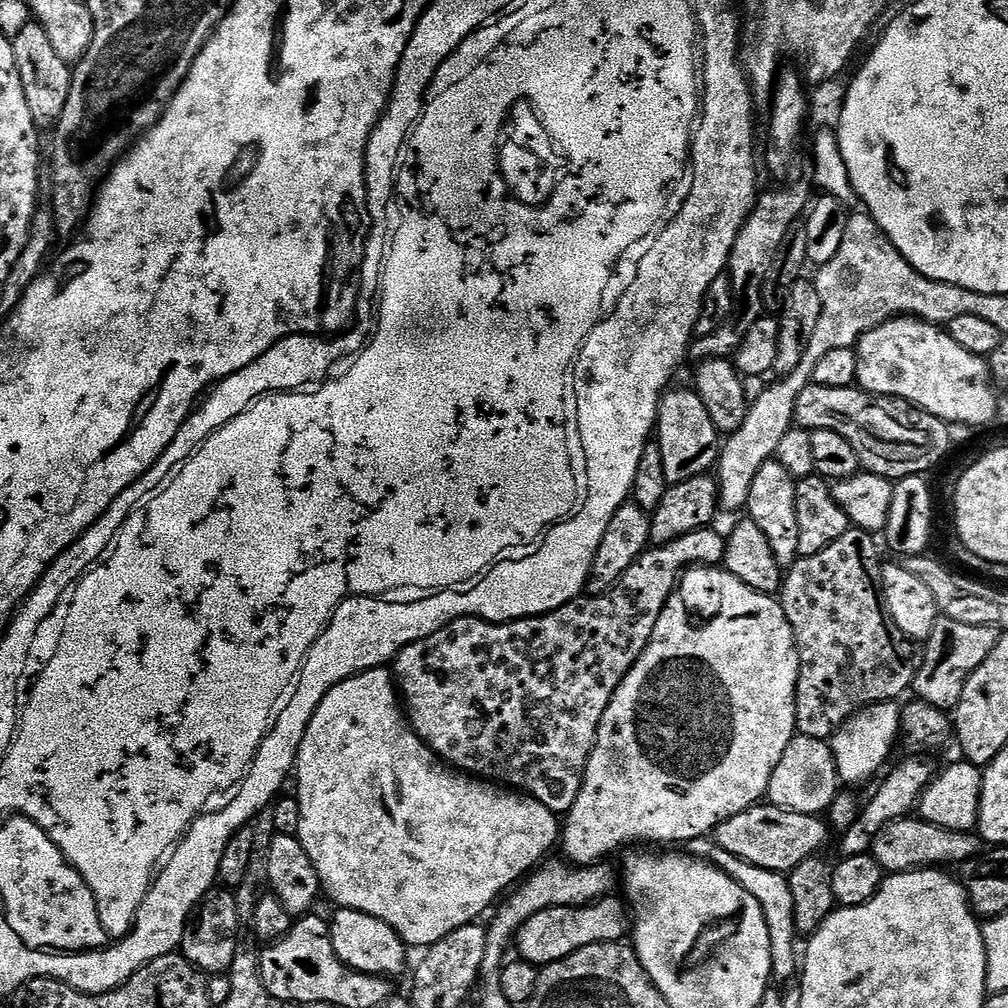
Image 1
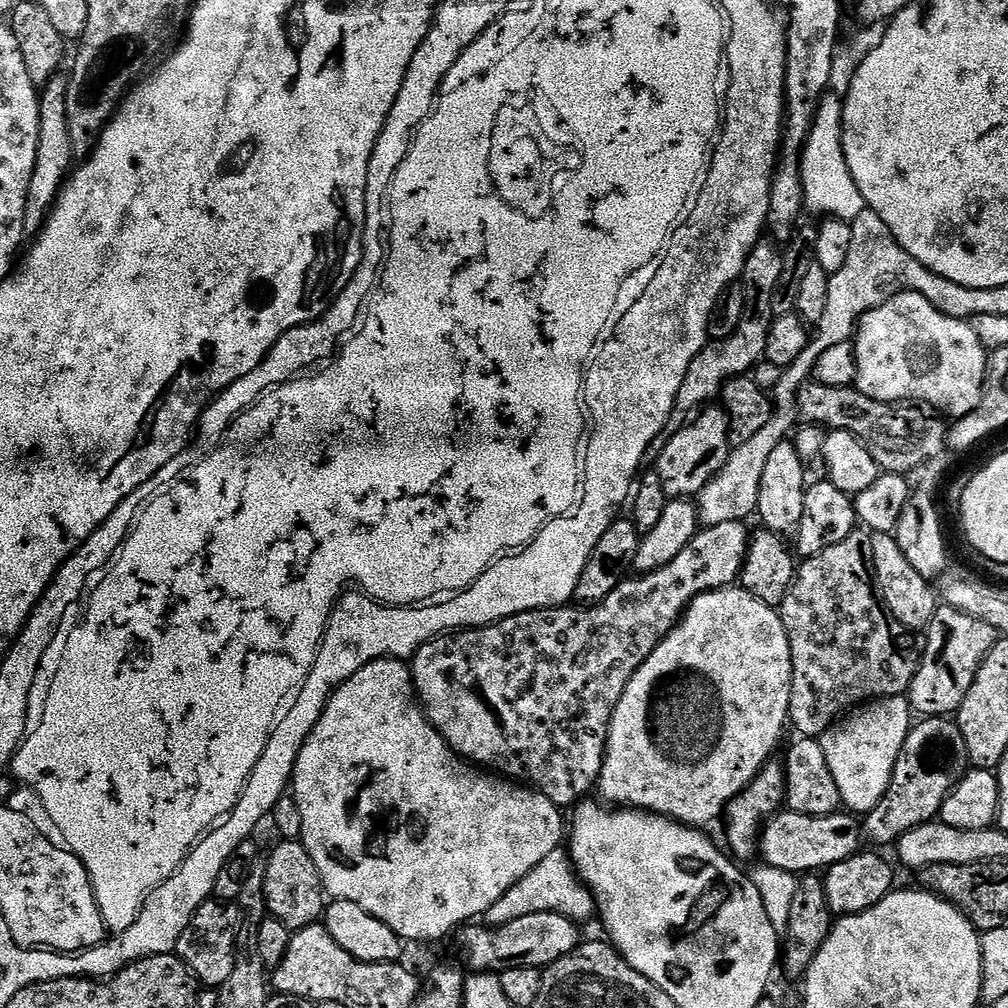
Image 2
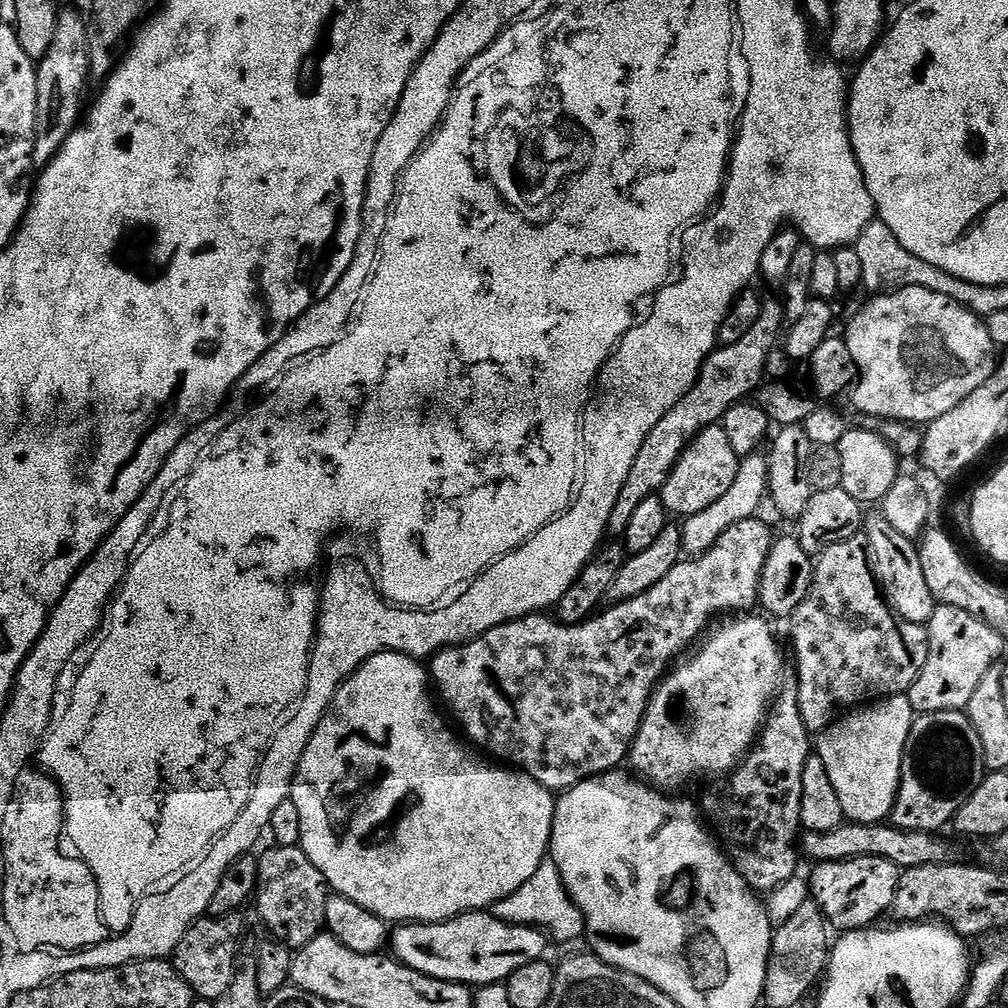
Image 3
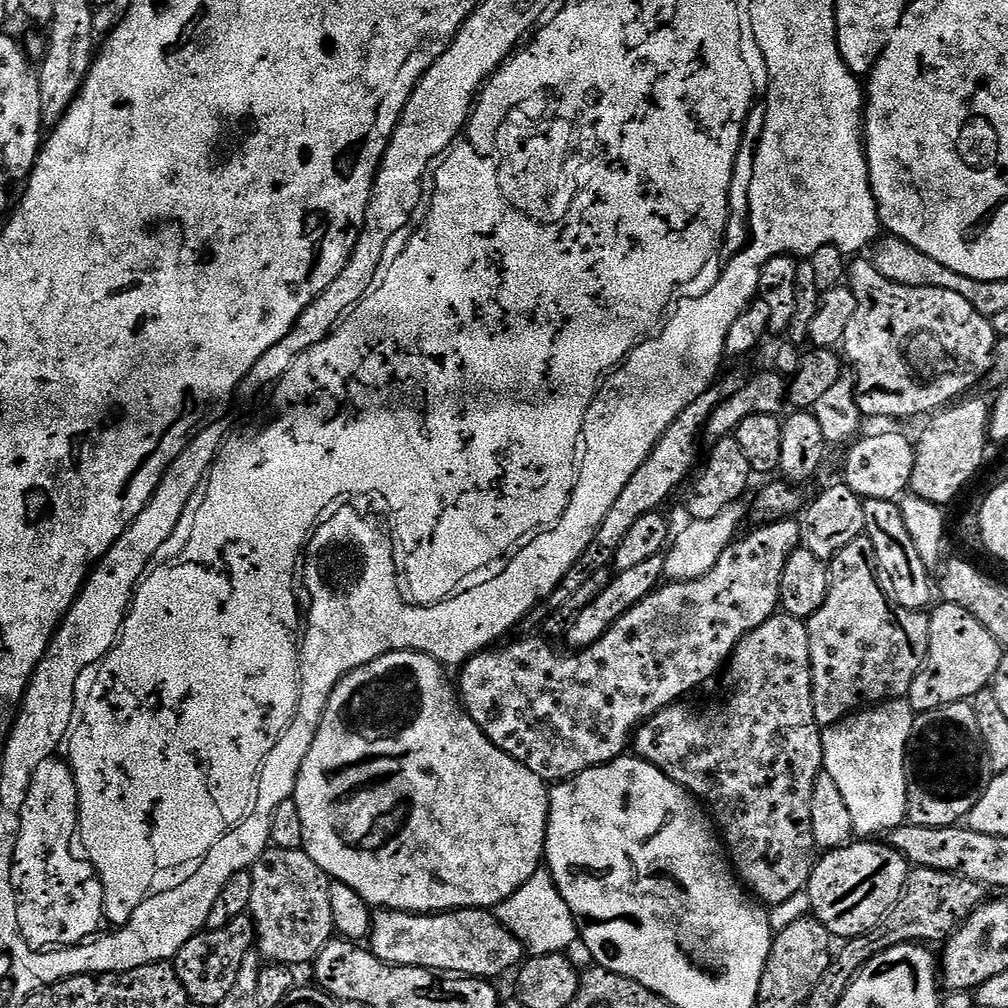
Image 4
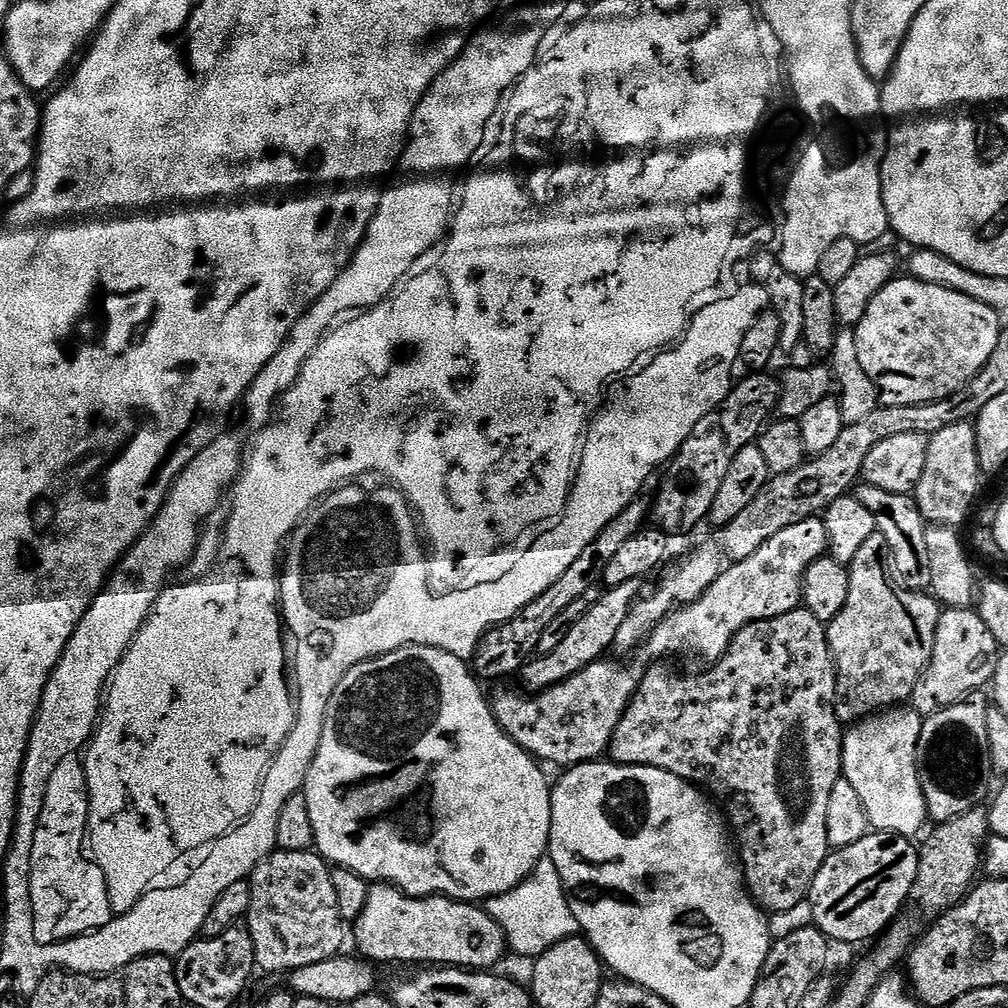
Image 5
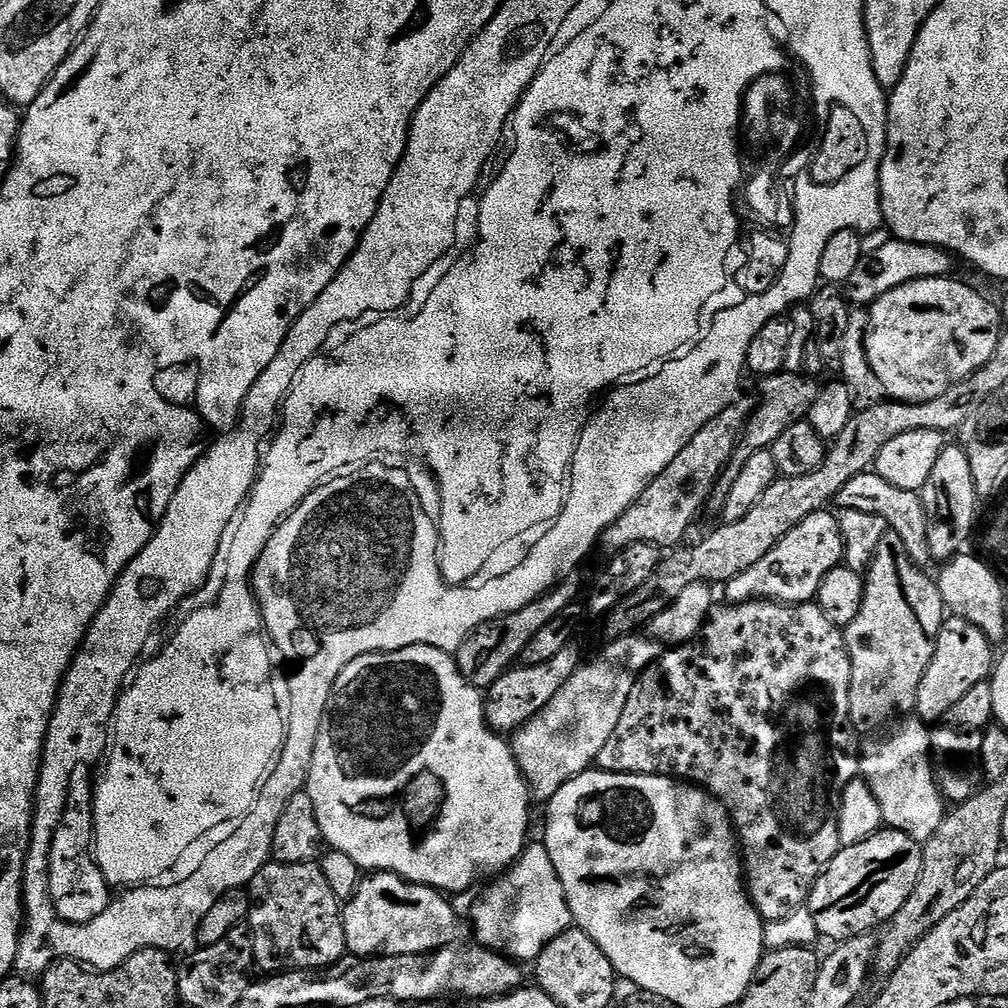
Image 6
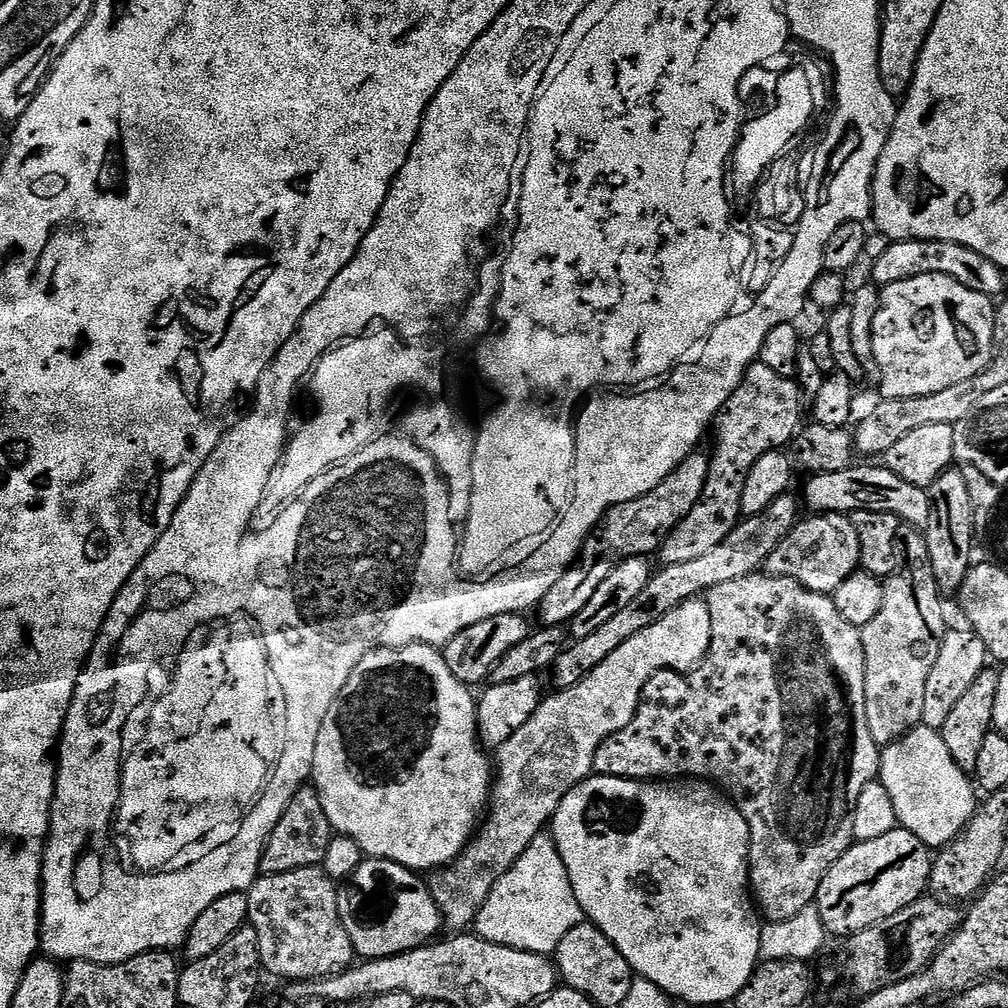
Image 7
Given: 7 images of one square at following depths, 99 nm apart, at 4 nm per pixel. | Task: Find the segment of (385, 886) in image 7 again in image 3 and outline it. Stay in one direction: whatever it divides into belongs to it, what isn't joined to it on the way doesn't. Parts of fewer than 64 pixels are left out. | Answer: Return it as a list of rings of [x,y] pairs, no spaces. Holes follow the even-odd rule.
[[[491,911],[463,912],[440,924],[402,924],[391,933],[390,948],[395,959],[430,978],[455,984],[483,986],[506,982],[514,970],[545,959],[550,940],[538,928],[508,924]]]

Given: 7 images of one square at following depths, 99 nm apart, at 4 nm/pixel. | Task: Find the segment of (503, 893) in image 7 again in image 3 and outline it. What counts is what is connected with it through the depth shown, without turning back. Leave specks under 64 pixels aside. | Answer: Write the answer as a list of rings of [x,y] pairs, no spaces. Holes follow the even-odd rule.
[[[545,858],[538,870],[534,870],[534,878],[530,878],[530,882],[522,882],[522,886],[514,890],[514,894],[499,900],[492,905],[490,911],[492,915],[508,924],[525,924],[531,928],[538,928],[553,941],[576,940],[579,936],[581,939],[585,935],[584,916],[568,896],[558,866],[550,858]]]

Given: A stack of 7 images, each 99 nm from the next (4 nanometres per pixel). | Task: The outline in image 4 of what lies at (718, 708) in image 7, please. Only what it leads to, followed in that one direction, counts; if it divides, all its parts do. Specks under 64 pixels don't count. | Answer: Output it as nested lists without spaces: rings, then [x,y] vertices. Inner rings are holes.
[[[787,614],[771,616],[758,626],[758,630],[746,634],[736,643],[726,665],[727,672],[732,693],[721,708],[691,712],[683,708],[683,703],[677,702],[655,712],[636,729],[634,752],[706,805],[747,891],[757,901],[777,906],[807,889],[818,859],[810,826],[810,802],[814,798],[816,779],[824,772],[824,733],[818,718],[814,718],[807,623]]]

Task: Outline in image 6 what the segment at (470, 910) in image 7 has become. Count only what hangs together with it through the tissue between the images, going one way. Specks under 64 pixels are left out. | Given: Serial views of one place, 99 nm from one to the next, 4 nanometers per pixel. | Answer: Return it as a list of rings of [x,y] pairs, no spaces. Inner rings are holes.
[[[706,584],[686,586],[669,608],[651,620],[646,628],[648,636],[631,634],[605,643],[605,648],[589,664],[588,661],[581,663],[540,713],[515,731],[510,747],[537,801],[552,800],[562,785],[595,765],[598,750],[606,746],[606,738],[614,734],[618,718],[622,718],[622,710],[626,710],[626,698],[630,698],[636,679],[664,655],[665,646],[684,646],[687,640],[701,635],[714,607],[712,592]],[[656,640],[668,645],[662,646]]]

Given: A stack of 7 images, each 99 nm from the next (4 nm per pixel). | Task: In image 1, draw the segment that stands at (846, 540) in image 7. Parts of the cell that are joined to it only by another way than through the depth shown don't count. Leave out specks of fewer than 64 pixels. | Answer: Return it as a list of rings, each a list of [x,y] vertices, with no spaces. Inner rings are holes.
[[[709,526],[707,528],[699,528],[694,530],[690,534],[682,534],[682,538],[674,538],[674,542],[669,544],[662,544],[659,546],[652,546],[645,550],[644,553],[634,562],[634,566],[630,566],[630,570],[626,570],[626,574],[622,574],[620,581],[613,586],[608,592],[603,592],[601,596],[589,596],[587,594],[581,594],[576,597],[575,600],[570,601],[568,604],[563,604],[558,610],[553,612],[547,612],[544,616],[529,616],[526,620],[510,620],[507,624],[491,624],[489,620],[479,620],[474,616],[463,616],[458,618],[454,622],[450,622],[446,626],[442,626],[442,630],[435,632],[430,638],[422,638],[418,642],[414,642],[410,646],[406,646],[400,652],[400,655],[396,657],[394,661],[394,680],[398,685],[399,695],[402,697],[403,707],[406,709],[406,715],[408,717],[409,724],[422,738],[422,742],[427,744],[441,760],[447,762],[449,765],[455,766],[459,771],[465,774],[471,774],[477,778],[483,778],[489,782],[499,782],[504,786],[511,786],[513,789],[519,790],[527,795],[534,797],[538,802],[542,802],[542,806],[546,806],[552,812],[557,814],[566,814],[574,806],[574,802],[578,798],[578,790],[582,790],[582,782],[584,781],[584,771],[588,765],[588,759],[592,753],[592,747],[596,741],[596,735],[598,734],[598,726],[602,722],[602,714],[606,714],[606,706],[610,706],[610,698],[614,698],[614,690],[618,690],[618,686],[622,682],[622,678],[626,678],[626,674],[634,666],[634,662],[638,662],[638,658],[642,654],[642,650],[646,650],[646,646],[650,642],[650,638],[654,634],[654,626],[658,626],[658,618],[662,614],[662,610],[666,606],[666,602],[670,598],[670,594],[676,589],[677,583],[682,573],[693,566],[716,566],[724,559],[724,546],[726,543],[723,535],[719,536],[715,532],[715,527]]]

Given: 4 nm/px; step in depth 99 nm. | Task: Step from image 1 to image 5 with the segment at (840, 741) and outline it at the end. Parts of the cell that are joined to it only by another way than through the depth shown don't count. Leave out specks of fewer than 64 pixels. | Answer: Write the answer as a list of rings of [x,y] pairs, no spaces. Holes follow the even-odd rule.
[[[897,706],[878,712],[875,716],[866,716],[843,733],[840,749],[842,776],[860,801],[864,819],[875,831],[895,832],[897,836],[912,838],[928,820],[926,802],[920,790],[920,774],[916,770],[916,747],[923,725],[924,717],[915,708]]]

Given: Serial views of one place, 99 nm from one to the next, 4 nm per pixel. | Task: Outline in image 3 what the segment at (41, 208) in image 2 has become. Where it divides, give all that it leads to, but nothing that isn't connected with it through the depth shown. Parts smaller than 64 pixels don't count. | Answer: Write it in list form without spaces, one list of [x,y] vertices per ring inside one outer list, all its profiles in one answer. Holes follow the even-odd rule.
[[[61,11],[58,26],[54,30],[54,42],[50,50],[36,64],[38,82],[38,110],[36,111],[36,133],[32,163],[47,166],[70,138],[82,120],[80,103],[84,100],[84,87],[90,84],[90,50],[88,49],[88,26],[85,17],[76,12]]]

